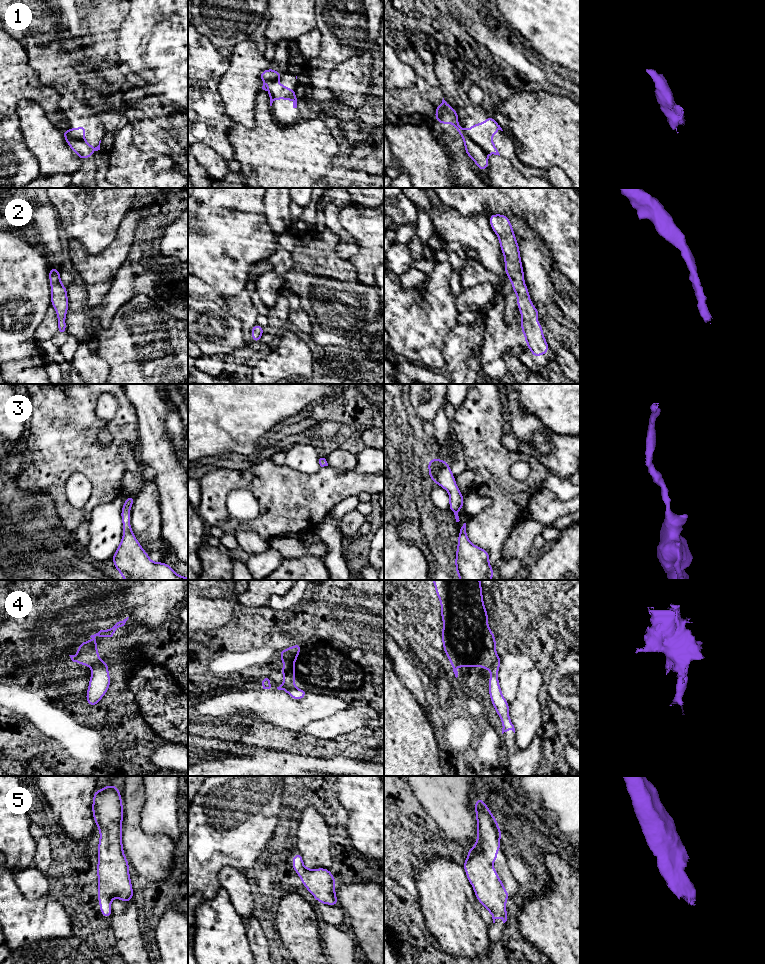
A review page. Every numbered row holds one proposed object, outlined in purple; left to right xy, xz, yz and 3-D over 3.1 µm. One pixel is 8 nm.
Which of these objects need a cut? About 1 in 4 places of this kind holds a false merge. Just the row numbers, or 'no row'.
1, 4

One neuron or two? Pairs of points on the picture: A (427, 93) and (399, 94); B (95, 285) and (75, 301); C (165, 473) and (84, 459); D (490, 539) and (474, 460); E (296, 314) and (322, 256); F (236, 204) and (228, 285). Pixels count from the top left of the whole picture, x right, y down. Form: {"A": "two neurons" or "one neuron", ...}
{"A": "one neuron", "B": "two neurons", "C": "two neurons", "D": "one neuron", "E": "two neurons", "F": "one neuron"}

